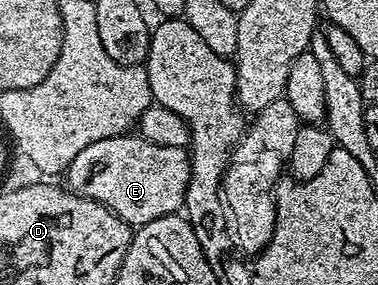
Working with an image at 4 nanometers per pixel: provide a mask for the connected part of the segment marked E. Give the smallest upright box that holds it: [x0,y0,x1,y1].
[66,132,192,228]

